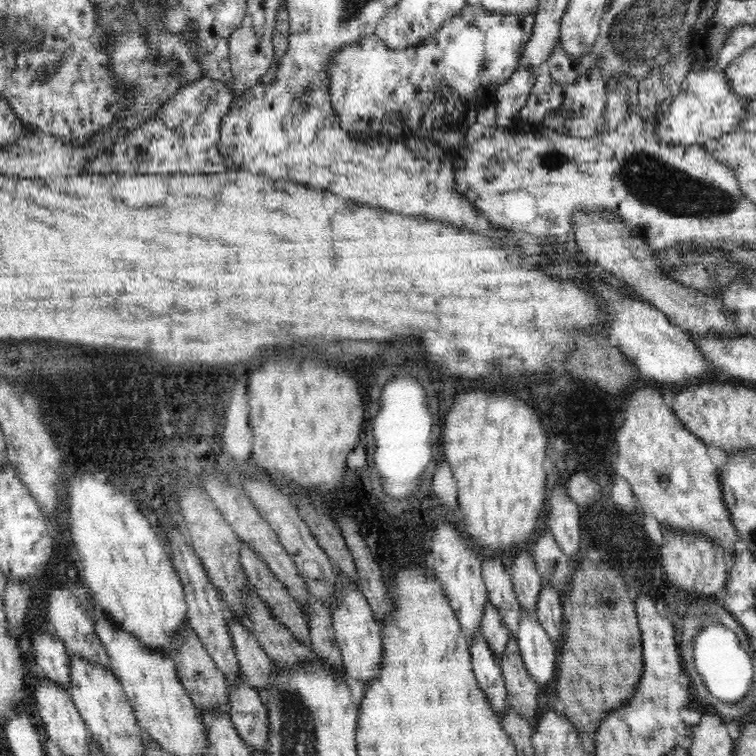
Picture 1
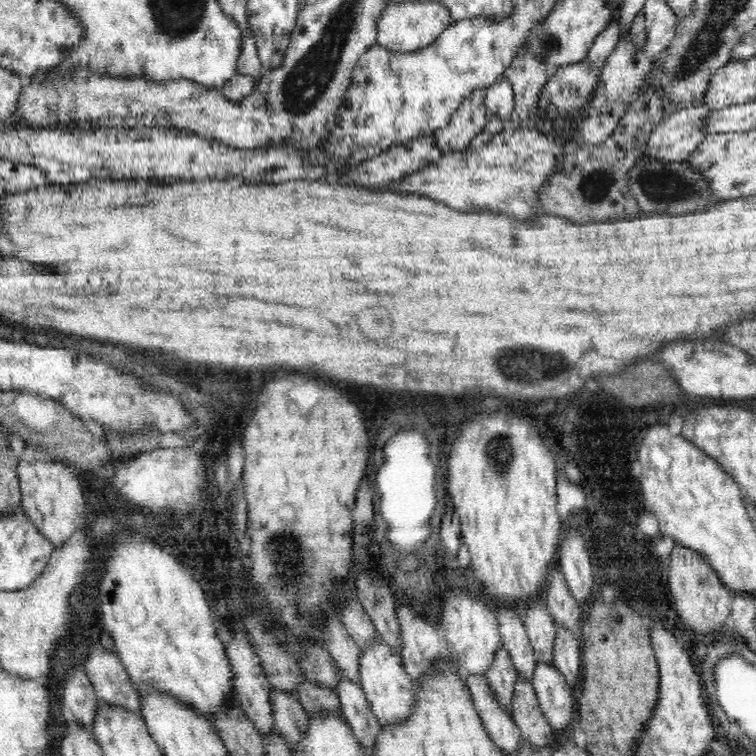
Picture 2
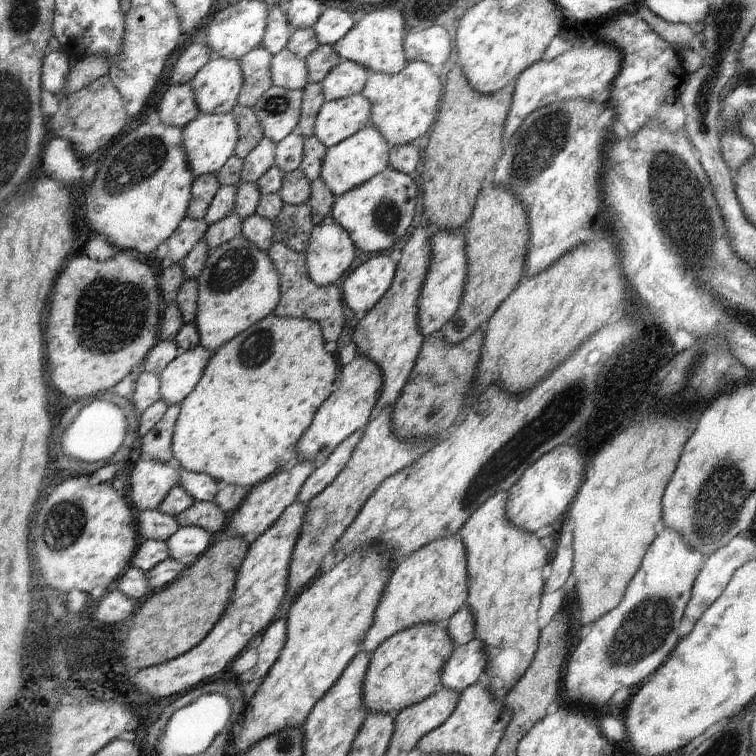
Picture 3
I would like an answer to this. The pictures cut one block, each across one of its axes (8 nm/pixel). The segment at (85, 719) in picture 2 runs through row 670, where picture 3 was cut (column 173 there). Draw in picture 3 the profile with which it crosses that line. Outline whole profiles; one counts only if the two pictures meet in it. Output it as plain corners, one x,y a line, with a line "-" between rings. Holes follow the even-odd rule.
204,42
190,44
176,62
172,70
172,84
189,84
194,75
208,62
213,55

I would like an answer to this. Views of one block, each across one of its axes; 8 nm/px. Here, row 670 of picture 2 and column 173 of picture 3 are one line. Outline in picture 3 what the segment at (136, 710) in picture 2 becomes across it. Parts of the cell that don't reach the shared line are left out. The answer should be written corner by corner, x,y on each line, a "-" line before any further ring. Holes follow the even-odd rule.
189,84
170,86
158,106
160,123
183,129
199,113
195,104

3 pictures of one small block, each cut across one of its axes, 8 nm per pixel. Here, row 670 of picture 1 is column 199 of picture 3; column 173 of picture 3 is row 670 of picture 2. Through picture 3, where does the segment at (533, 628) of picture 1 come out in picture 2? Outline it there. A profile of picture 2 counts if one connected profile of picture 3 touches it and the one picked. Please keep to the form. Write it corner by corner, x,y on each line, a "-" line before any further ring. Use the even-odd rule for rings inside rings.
537,660
531,683
537,699
551,728
556,736
569,734
570,723
574,721
573,687
554,664
542,663

